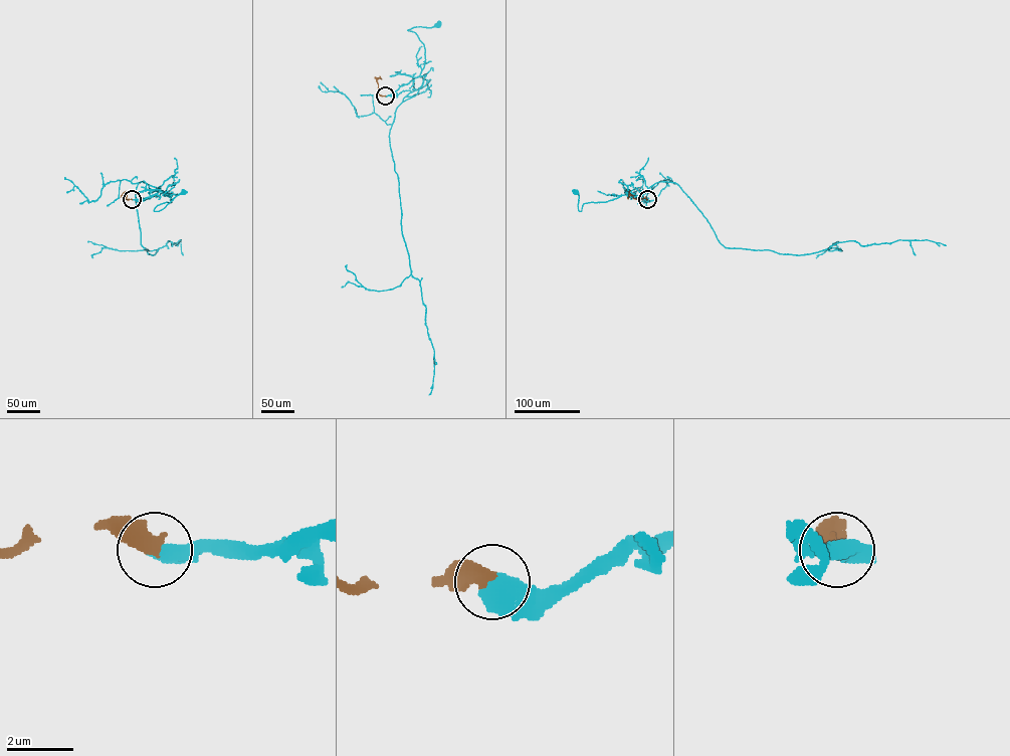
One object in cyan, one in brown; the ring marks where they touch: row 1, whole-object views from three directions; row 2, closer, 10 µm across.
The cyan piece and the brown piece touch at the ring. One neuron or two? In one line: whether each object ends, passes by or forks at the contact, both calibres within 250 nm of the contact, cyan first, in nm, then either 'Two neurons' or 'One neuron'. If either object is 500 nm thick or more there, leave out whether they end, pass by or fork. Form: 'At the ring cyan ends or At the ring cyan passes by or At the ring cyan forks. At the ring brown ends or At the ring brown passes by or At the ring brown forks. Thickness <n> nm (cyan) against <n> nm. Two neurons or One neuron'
Thickness 550 nm (cyan) against 500 nm. One neuron

